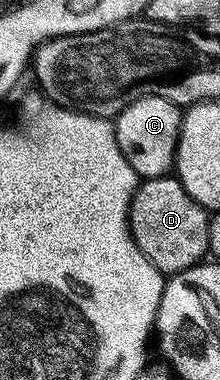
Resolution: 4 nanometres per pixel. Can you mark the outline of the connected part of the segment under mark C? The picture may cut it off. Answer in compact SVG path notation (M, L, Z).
M159 97L140 99L118 114L116 128L120 151L124 151L128 163L132 163L132 171L136 171L142 181L169 177L175 172L183 116L179 106Z

